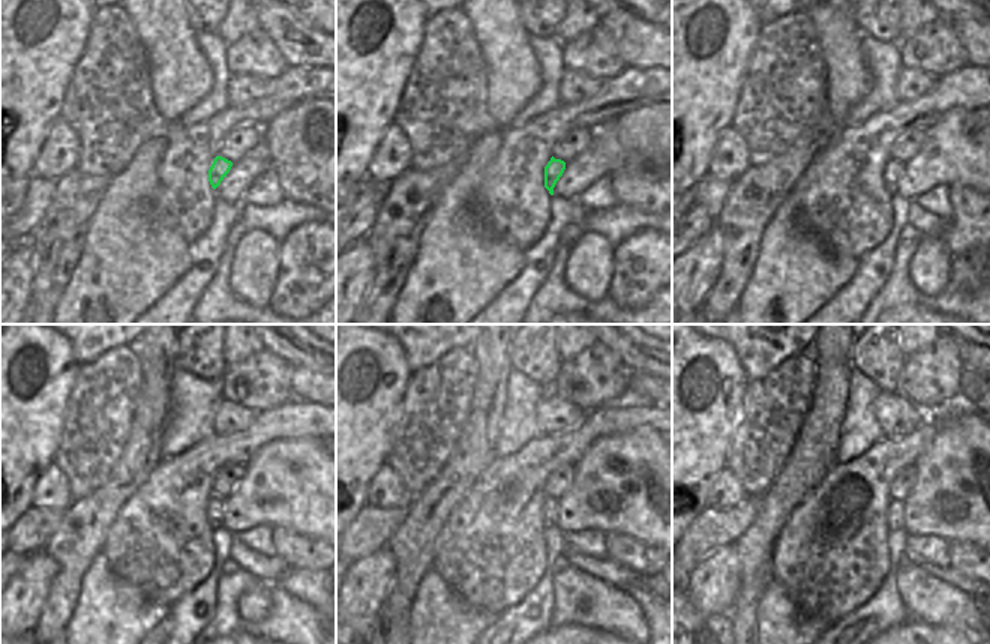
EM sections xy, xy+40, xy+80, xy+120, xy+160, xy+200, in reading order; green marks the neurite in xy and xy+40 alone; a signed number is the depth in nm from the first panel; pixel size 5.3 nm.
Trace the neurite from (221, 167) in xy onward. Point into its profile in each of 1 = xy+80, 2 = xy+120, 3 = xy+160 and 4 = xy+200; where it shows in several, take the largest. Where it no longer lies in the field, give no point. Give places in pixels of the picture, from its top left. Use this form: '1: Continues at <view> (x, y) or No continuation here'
1: Continues at xy+80 (893, 170)
2: Continues at xy+120 (216, 506)
3: Continues at xy+160 (549, 509)
4: Continues at xy+200 (896, 512)

